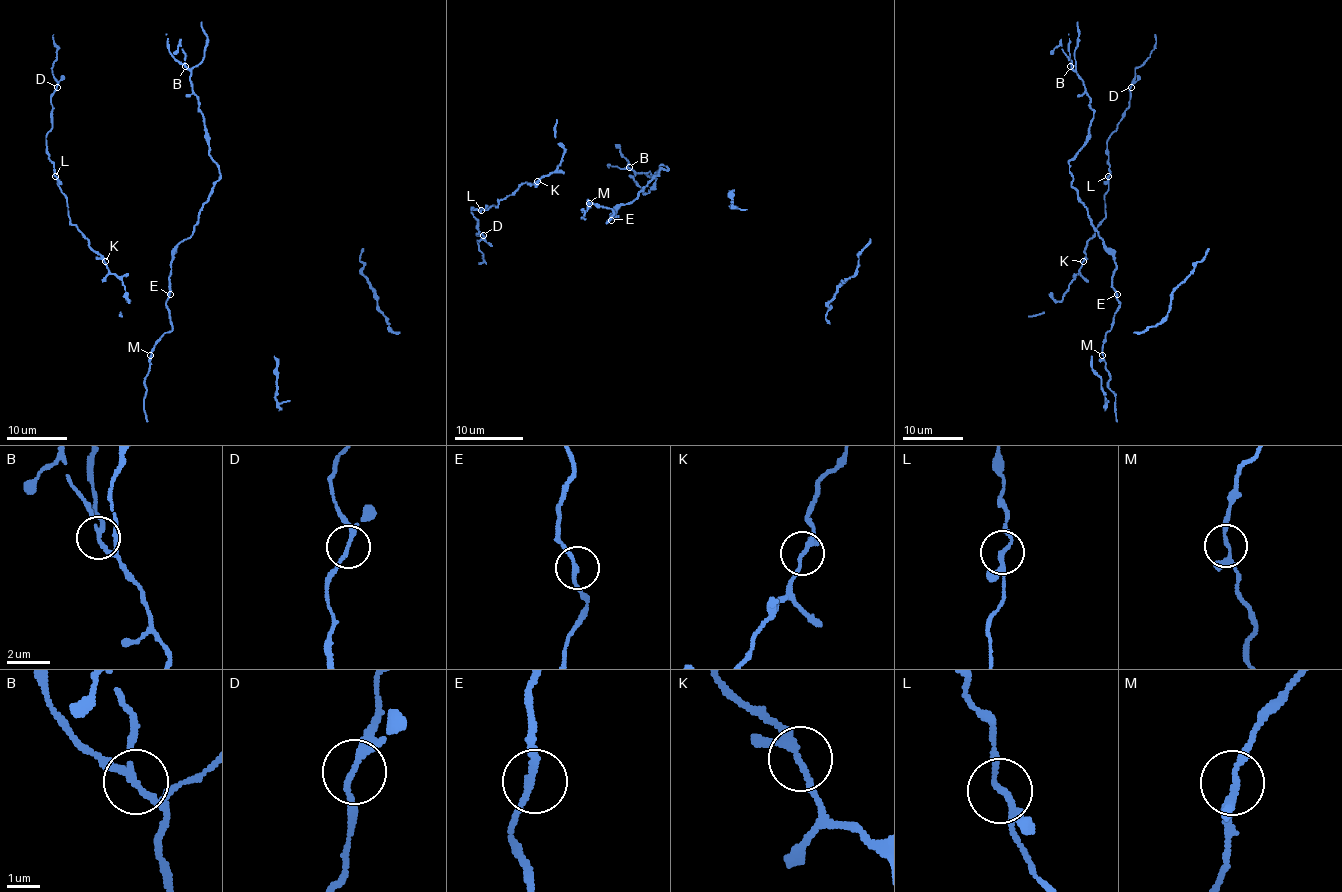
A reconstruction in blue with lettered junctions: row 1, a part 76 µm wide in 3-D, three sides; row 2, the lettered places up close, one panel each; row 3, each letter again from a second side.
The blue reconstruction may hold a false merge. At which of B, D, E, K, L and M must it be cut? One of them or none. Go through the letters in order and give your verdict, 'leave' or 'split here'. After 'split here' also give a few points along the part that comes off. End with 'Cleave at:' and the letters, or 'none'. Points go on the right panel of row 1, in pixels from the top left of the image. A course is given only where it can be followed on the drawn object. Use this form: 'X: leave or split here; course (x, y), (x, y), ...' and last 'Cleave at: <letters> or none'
B: leave
D: leave
E: leave
K: leave
L: leave
M: leave
Cleave at: none

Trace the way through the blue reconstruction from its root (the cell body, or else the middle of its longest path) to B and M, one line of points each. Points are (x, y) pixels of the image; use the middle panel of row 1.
B: (609, 218), (635, 199), (661, 169), (668, 169), (657, 170), (654, 186), (645, 192), (628, 167)
M: (609, 218), (613, 215), (609, 208), (589, 203)

